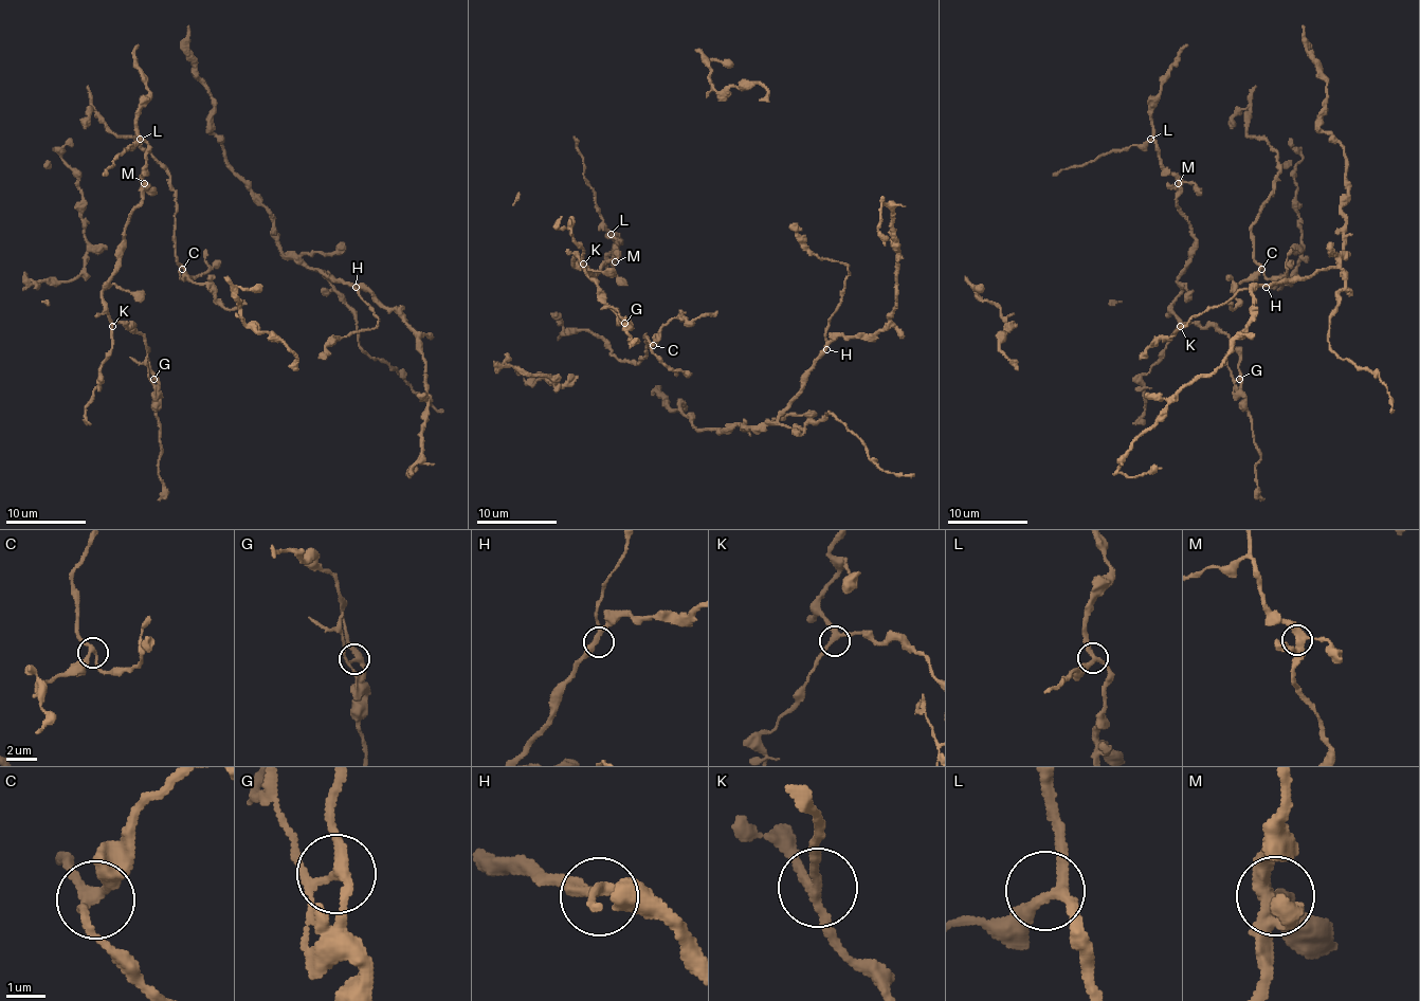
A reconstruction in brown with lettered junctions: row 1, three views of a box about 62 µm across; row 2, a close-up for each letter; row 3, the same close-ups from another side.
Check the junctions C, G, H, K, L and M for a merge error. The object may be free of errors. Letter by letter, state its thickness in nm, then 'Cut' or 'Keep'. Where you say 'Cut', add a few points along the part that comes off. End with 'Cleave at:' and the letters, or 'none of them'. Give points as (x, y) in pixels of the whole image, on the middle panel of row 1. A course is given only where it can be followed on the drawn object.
C: Thickness 240 nm. Keep
G: Thickness 260 nm. Cut. Course of the part to remove: (624, 324), (613, 307), (601, 309)
H: Thickness 260 nm. Keep
K: Thickness 240 nm. Keep
L: Thickness 240 nm. Keep
M: Thickness 400 nm. Keep
Cleave at: G

